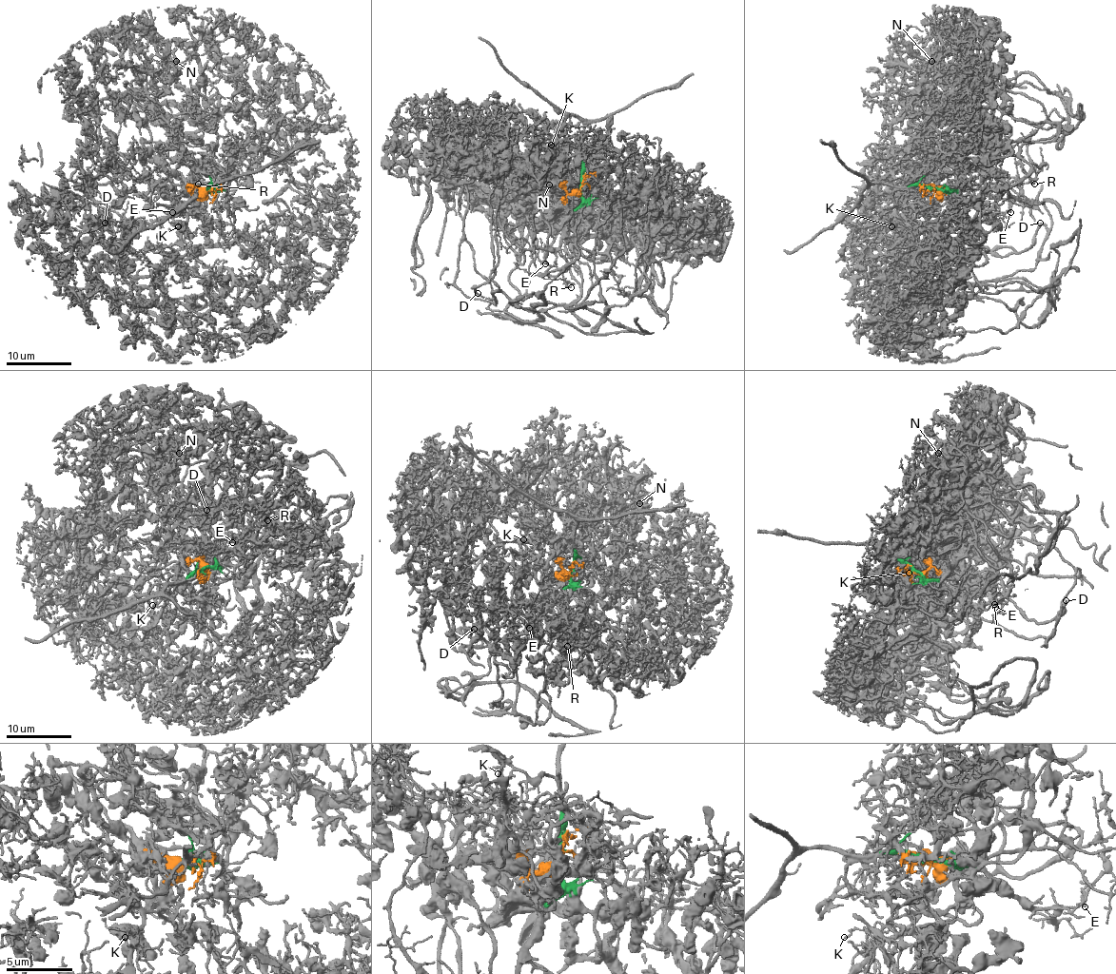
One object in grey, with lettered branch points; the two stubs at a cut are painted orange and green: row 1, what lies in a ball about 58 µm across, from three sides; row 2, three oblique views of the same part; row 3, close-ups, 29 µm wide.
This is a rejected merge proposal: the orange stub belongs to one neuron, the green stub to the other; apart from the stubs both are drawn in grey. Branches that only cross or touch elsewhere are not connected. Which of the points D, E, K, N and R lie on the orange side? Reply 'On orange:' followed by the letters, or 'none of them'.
On orange: D, K, N

